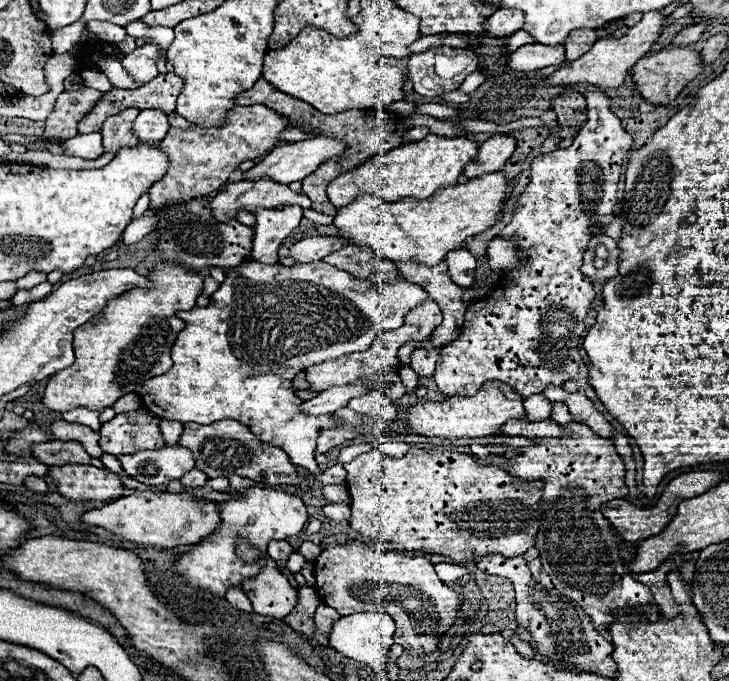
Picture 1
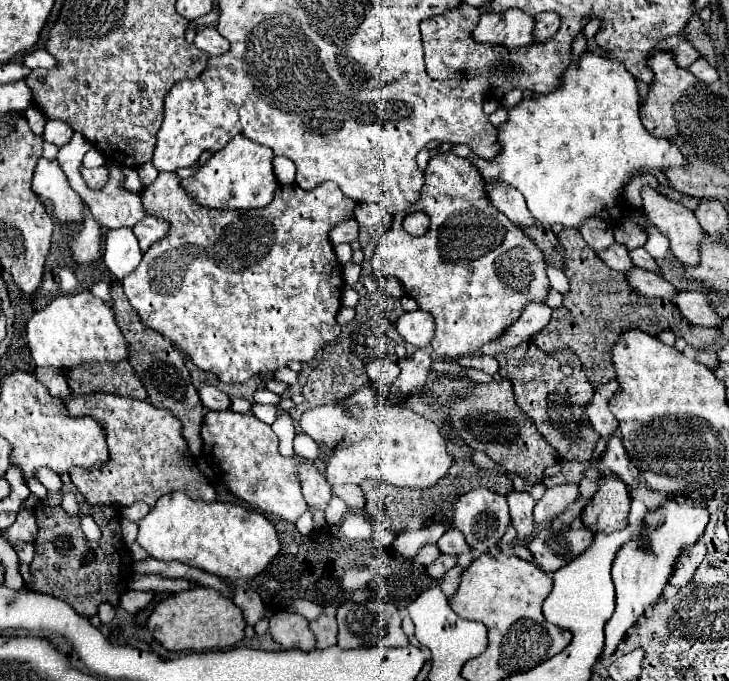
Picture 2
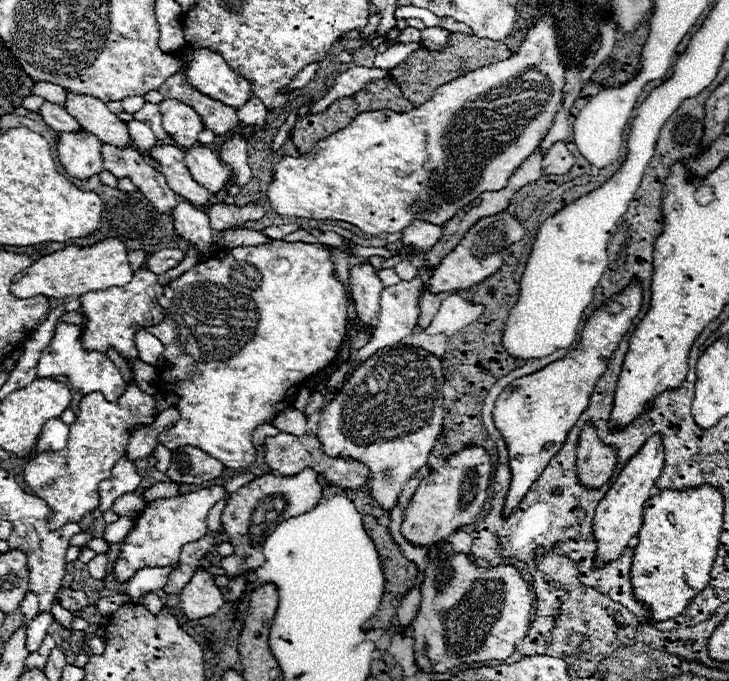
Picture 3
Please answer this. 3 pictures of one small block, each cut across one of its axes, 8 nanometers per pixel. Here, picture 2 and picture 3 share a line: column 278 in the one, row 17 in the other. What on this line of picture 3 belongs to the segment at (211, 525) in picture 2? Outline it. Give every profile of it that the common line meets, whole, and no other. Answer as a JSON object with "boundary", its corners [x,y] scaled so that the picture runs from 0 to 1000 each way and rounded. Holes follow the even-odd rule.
{"boundary":[[[749,12],[743,15],[746,23],[741,26],[741,32],[724,47],[719,65],[713,68],[713,73],[700,82],[697,88],[672,94],[667,100],[656,100],[650,106],[642,106],[609,126],[604,126],[593,147],[562,162],[562,164],[540,164],[540,162],[513,162],[513,164],[497,164],[486,173],[486,179],[480,179],[472,191],[464,191],[458,197],[453,197],[453,203],[447,206],[436,206],[431,220],[425,226],[417,229],[390,229],[381,241],[379,241],[379,253],[373,258],[373,267],[368,273],[368,294],[370,302],[384,314],[384,317],[406,317],[406,320],[433,320],[433,323],[472,323],[480,326],[486,332],[491,332],[497,341],[519,347],[519,344],[543,344],[551,341],[554,335],[560,335],[568,323],[584,323],[590,329],[601,329],[606,332],[609,326],[615,326],[634,302],[642,302],[650,291],[656,291],[656,285],[661,282],[680,282],[689,279],[700,261],[700,256],[713,244],[713,238],[719,238],[719,232],[724,232],[743,209],[746,197],[754,191],[760,170],[768,159],[768,150],[774,147],[774,97],[768,88],[768,76],[763,70],[763,50],[757,41],[757,26],[749,21]]]}

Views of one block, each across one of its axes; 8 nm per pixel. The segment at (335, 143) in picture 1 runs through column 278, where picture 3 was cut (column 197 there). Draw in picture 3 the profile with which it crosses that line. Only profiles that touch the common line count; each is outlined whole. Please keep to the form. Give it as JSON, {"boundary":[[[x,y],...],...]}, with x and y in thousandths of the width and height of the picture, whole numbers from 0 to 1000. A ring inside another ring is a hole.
{"boundary":[[[280,214],[258,217],[252,223],[252,238],[266,264],[283,279],[288,279],[288,285],[296,285],[316,261],[316,250],[302,238],[302,232],[291,220]]]}

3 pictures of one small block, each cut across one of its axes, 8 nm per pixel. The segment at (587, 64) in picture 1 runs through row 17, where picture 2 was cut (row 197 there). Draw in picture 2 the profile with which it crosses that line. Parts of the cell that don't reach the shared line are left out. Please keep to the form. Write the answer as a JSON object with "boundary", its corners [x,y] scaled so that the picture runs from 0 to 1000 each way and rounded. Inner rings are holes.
{"boundary":[[[892,273],[881,276],[883,311],[897,326],[897,332],[916,347],[922,373],[930,385],[941,391],[960,388],[960,352],[966,349],[966,338],[949,308],[941,302],[922,297],[919,291],[903,285]]]}

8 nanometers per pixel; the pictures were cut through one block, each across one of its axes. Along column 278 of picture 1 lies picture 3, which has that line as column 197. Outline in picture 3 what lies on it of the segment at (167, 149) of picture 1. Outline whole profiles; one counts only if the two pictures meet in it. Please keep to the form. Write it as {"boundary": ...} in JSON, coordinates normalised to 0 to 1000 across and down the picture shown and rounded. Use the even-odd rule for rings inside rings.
{"boundary":[[[225,147],[217,156],[222,162],[222,185],[241,206],[241,211],[247,211],[250,217],[269,214],[272,194],[280,191],[280,182],[266,159],[244,147]]]}

